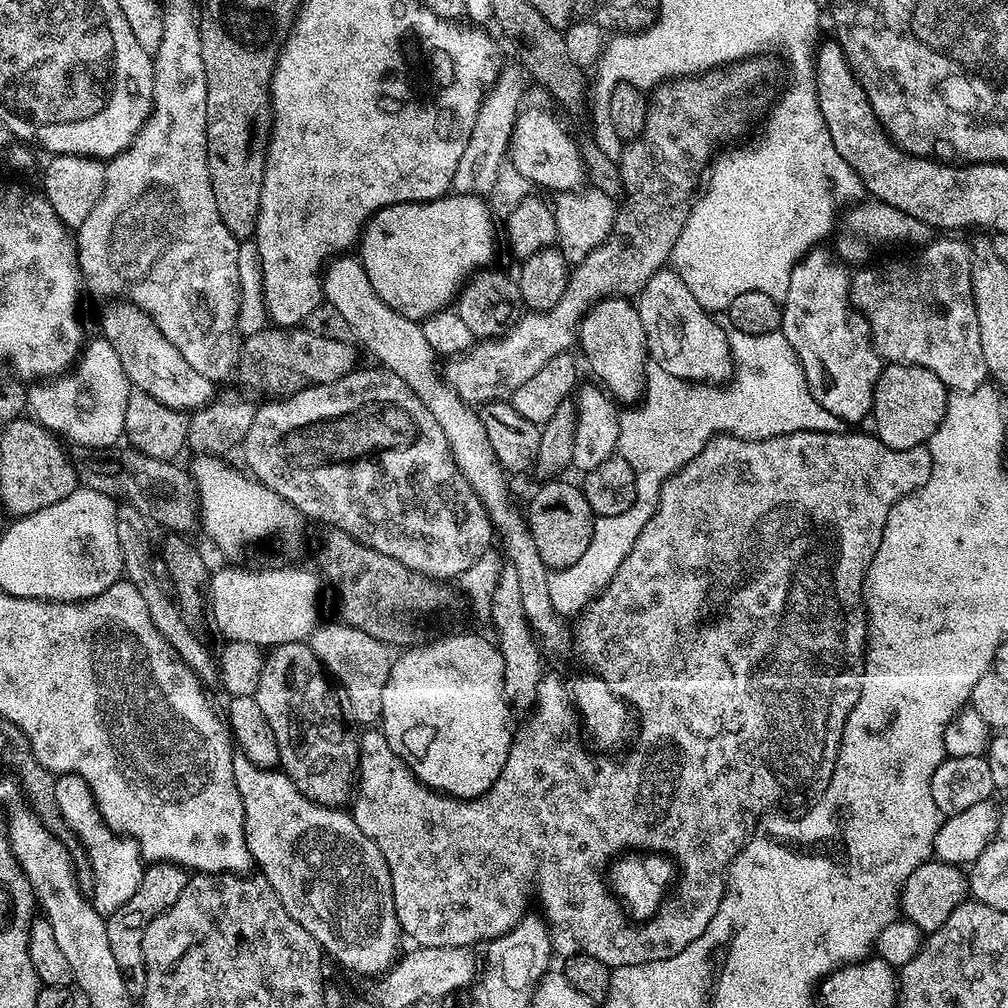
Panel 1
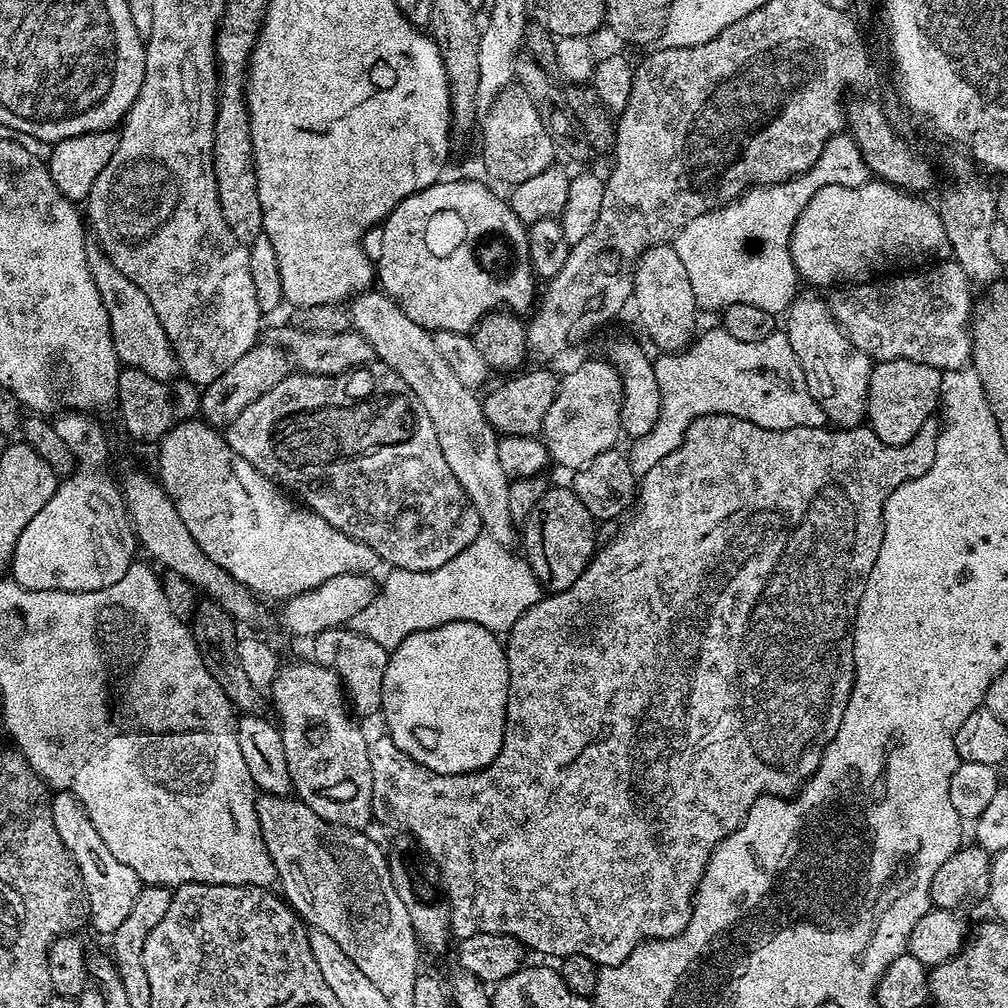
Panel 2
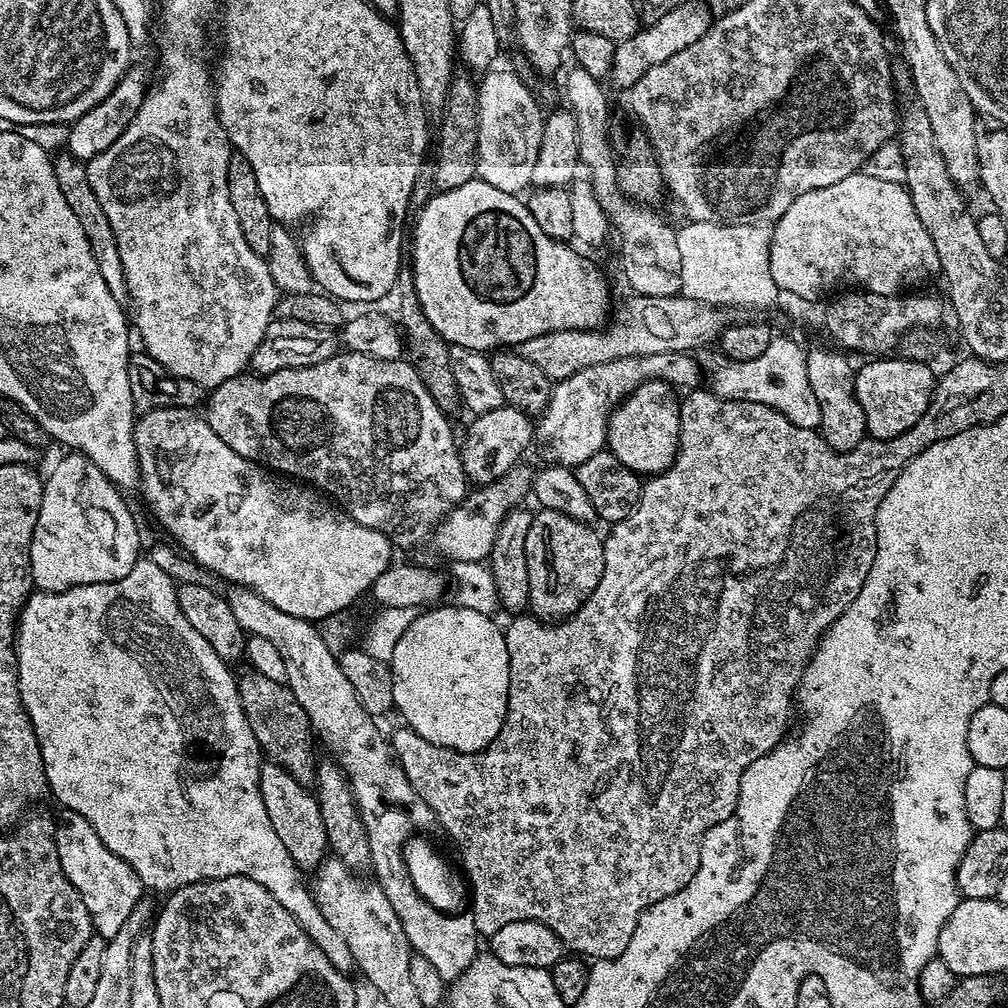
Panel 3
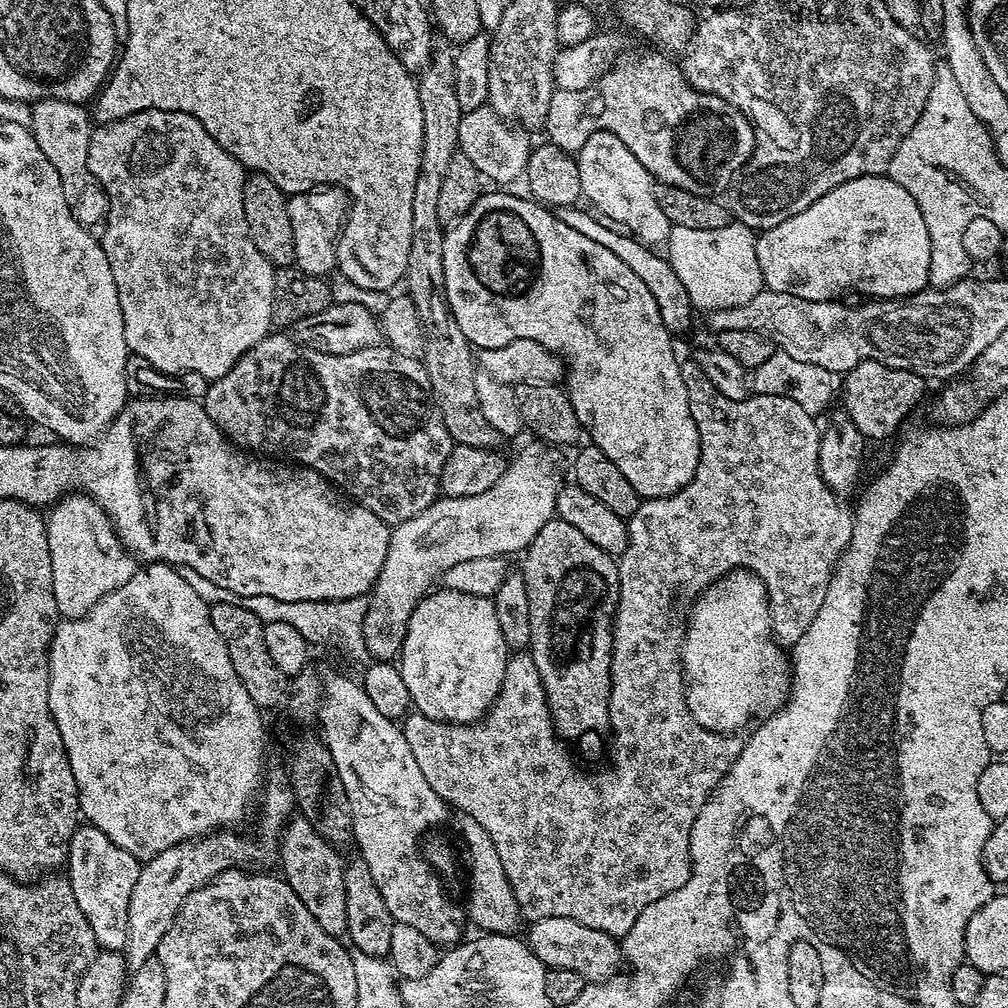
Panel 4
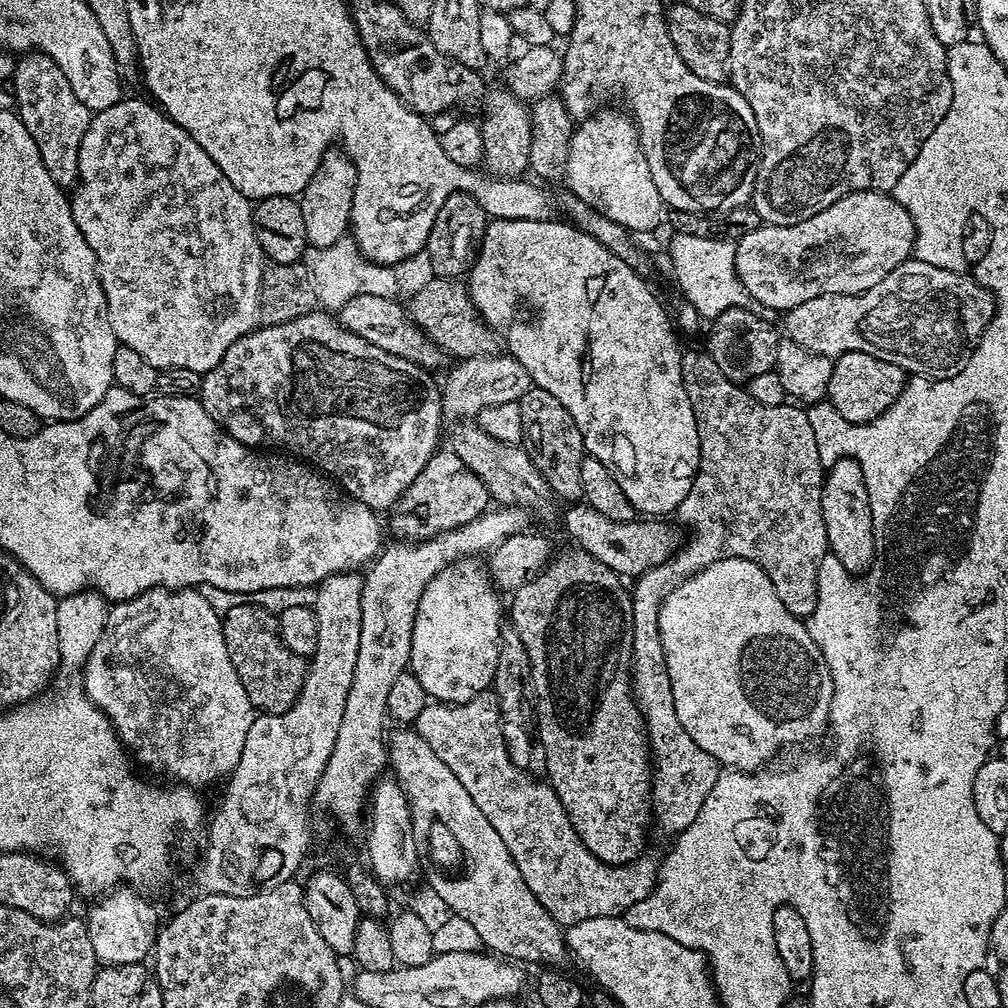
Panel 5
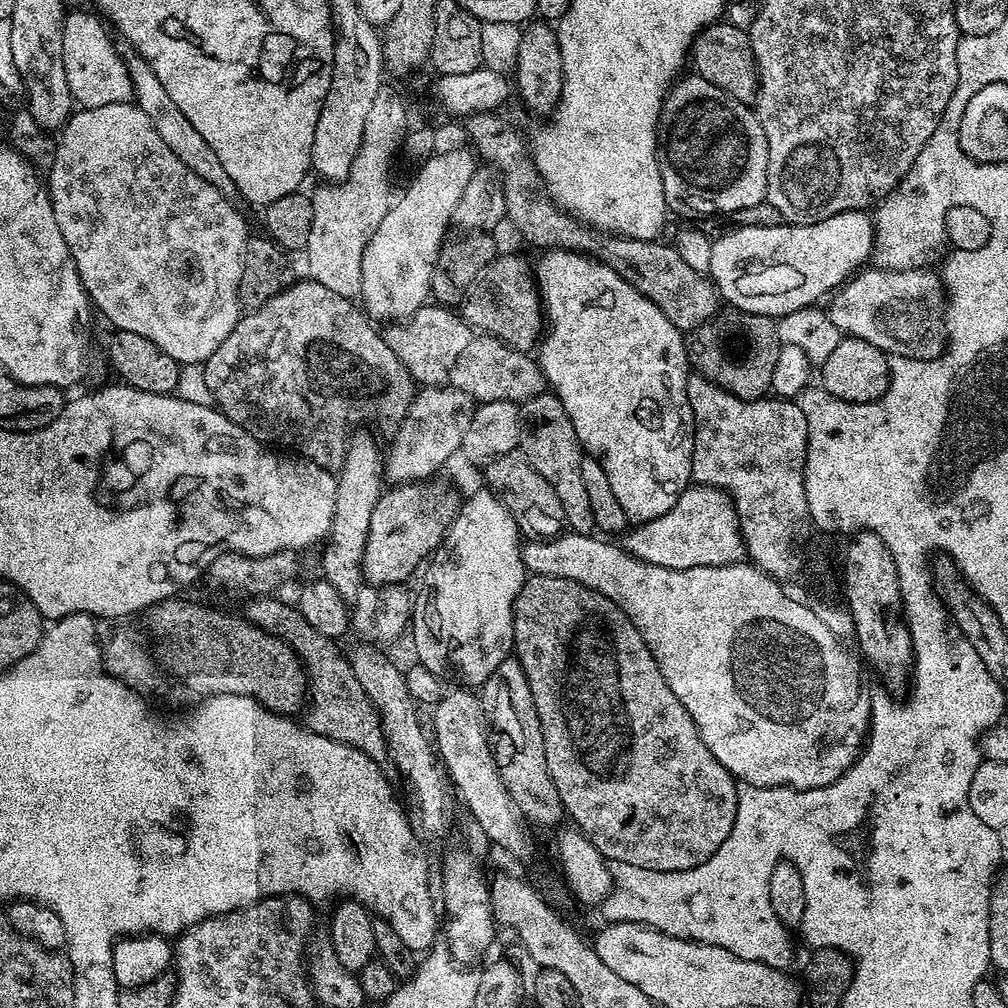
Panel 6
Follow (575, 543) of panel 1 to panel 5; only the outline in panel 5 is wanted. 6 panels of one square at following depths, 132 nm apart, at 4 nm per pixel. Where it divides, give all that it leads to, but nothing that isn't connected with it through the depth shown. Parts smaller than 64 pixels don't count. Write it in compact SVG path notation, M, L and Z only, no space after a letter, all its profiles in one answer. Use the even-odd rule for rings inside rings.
M568 546L564 556L557 555L526 586L511 593L512 616L510 623L518 630L518 638L526 646L526 654L530 654L532 678L531 691L534 693L534 728L540 731L539 751L544 753L544 772L547 783L558 794L578 838L602 862L607 864L630 864L639 860L645 851L644 839L650 828L650 805L652 802L652 754L648 742L648 728L644 725L644 716L636 704L632 694L632 597L629 589L624 589L625 581L610 566L602 566L598 558L586 554L586 550Z

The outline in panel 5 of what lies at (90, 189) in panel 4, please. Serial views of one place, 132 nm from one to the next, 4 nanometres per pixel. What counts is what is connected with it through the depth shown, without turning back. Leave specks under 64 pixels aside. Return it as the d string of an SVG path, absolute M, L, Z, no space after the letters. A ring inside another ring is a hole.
M33 50L21 55L12 69L11 84L16 95L15 111L26 130L30 130L30 138L34 138L38 154L42 154L42 162L46 162L50 178L54 178L61 188L71 189L78 179L78 146L82 146L82 134L86 134L86 126L90 126L93 113L78 102L74 90L70 90L70 82L66 82L66 74L58 70L45 52Z

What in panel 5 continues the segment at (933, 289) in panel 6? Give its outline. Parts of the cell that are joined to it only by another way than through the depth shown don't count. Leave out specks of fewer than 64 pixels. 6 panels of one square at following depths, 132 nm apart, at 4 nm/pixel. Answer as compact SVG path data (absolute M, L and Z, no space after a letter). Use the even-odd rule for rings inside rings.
M915 258L903 260L878 286L858 294L826 295L810 298L783 313L782 332L787 339L814 354L838 357L847 352L874 354L882 362L894 362L906 374L927 376L929 380L949 380L966 366L976 343L996 312L996 299L971 275L938 269Z

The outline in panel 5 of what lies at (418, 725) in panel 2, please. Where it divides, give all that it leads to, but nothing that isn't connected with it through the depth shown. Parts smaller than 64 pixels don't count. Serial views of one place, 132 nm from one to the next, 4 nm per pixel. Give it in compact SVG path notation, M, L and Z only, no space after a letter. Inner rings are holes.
M461 558L447 566L422 590L414 618L414 634L408 659L410 671L422 682L422 690L433 701L441 704L470 702L479 692L493 687L500 649L501 593L488 575L487 567L476 558Z

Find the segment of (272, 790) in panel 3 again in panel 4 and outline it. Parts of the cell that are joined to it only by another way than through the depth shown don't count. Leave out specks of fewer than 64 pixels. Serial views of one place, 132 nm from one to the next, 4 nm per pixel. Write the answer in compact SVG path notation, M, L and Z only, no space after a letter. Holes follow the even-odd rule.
M299 814L293 815L288 823L284 825L279 837L280 844L280 864L284 867L282 871L283 880L290 886L290 890L294 890L294 894L298 894L298 898L302 898L302 906L306 906L306 910L310 910L314 922L318 922L318 926L322 926L322 930L326 930L326 934L340 938L348 931L346 926L346 882L344 881L344 865L345 861L340 860L340 856L333 845L328 844L322 834L318 834L318 830L314 830L314 826L310 826L310 822L305 816Z

